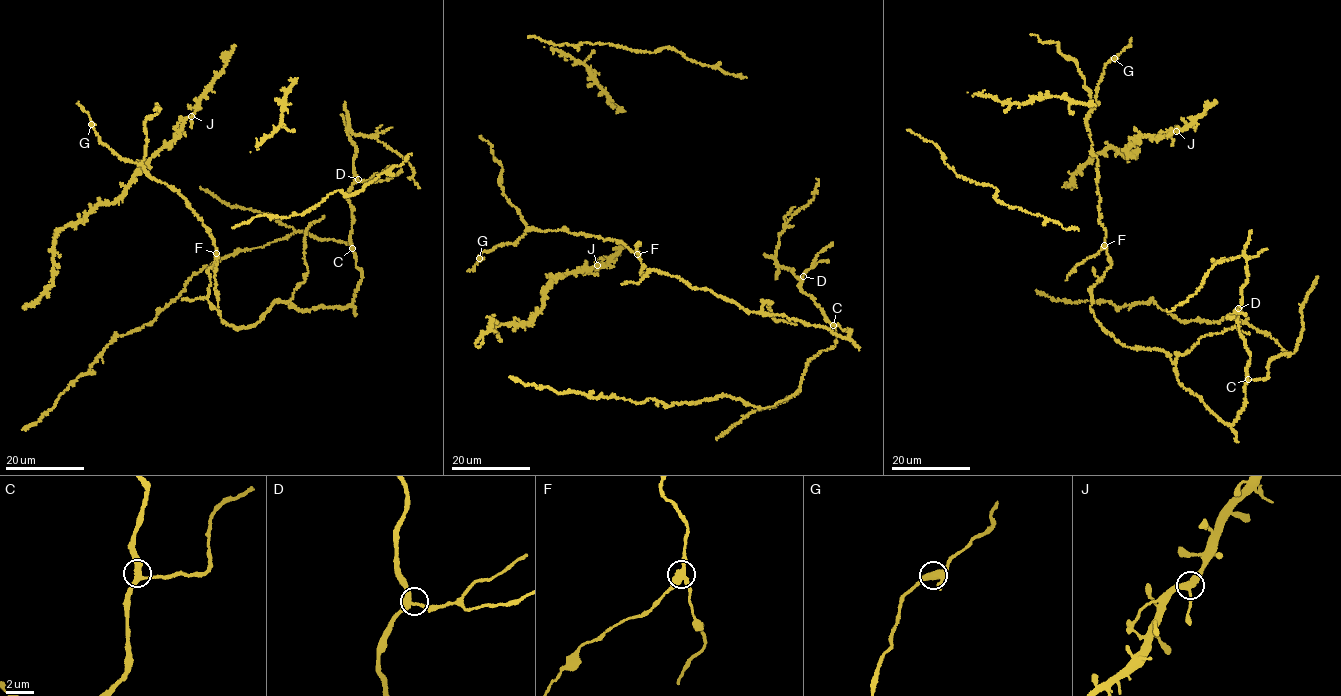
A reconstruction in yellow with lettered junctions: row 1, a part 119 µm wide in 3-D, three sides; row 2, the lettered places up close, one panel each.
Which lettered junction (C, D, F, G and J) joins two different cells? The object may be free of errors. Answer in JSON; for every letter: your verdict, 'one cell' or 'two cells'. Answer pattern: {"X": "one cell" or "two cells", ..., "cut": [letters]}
{"C": "one cell", "D": "one cell", "F": "two cells", "G": "one cell", "J": "one cell", "cut": ["F"]}

